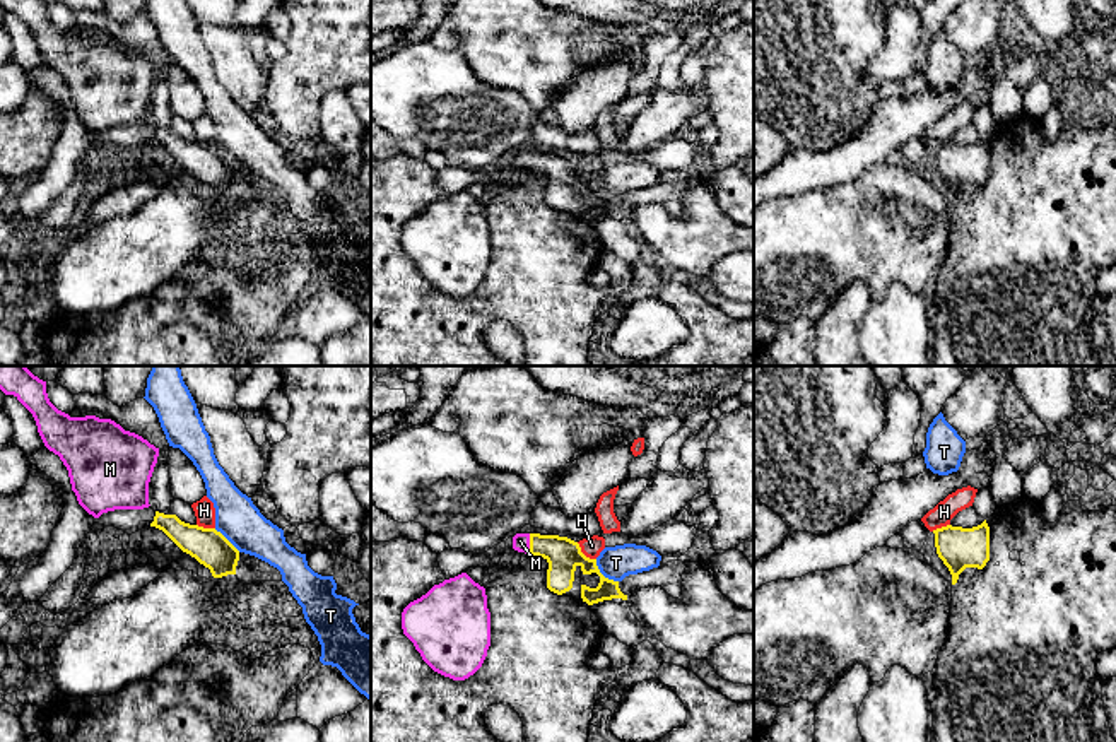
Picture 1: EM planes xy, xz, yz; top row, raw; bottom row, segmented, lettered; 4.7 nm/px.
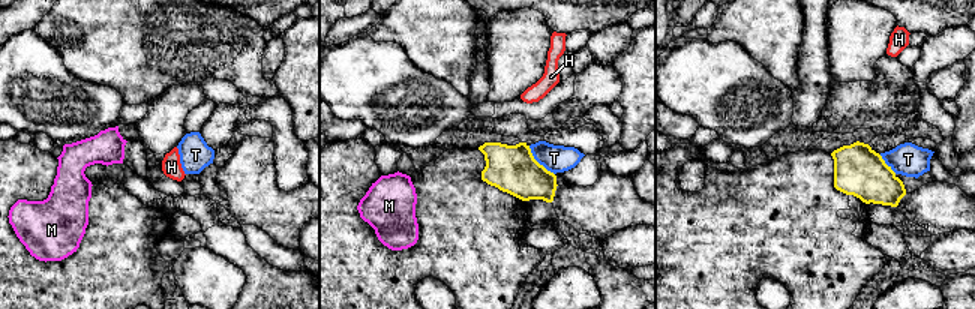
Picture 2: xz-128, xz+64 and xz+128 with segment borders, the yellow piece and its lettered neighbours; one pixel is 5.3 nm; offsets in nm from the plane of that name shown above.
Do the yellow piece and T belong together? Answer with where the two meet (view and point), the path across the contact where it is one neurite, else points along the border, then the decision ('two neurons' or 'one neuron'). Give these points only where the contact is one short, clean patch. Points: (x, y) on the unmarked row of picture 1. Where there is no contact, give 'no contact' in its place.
meets yellow in xz at (602, 192); two neurons

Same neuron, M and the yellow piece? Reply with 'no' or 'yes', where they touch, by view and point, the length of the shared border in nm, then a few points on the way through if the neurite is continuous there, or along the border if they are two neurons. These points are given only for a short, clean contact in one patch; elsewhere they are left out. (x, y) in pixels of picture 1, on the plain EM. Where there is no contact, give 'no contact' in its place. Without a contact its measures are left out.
yes | xz (530, 161) | 100 nm | across xz (563, 171), (547, 163), (530, 161), (520, 158)

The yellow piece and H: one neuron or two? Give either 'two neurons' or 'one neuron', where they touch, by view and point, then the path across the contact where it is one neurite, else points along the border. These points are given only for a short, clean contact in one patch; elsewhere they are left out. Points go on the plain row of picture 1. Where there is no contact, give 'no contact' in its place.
two neurons; meets yellow in xz at (583, 171); border along xz (576, 159), (587, 173), (595, 176)

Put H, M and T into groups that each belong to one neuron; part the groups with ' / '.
H / M / T

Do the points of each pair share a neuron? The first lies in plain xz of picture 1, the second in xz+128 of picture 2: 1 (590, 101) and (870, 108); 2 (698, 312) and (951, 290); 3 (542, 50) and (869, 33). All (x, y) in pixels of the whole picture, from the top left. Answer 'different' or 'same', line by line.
1: different
2: same
3: different

